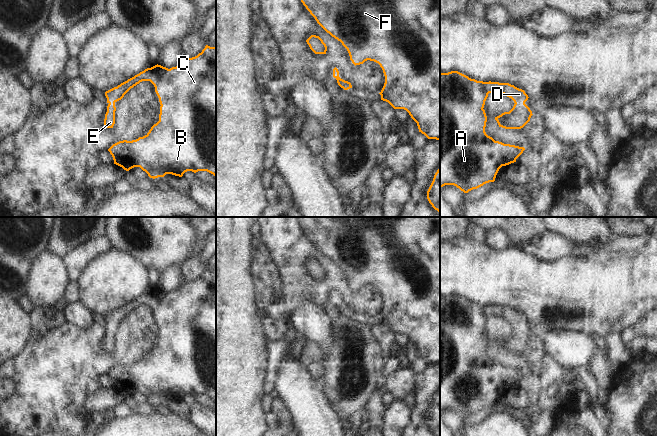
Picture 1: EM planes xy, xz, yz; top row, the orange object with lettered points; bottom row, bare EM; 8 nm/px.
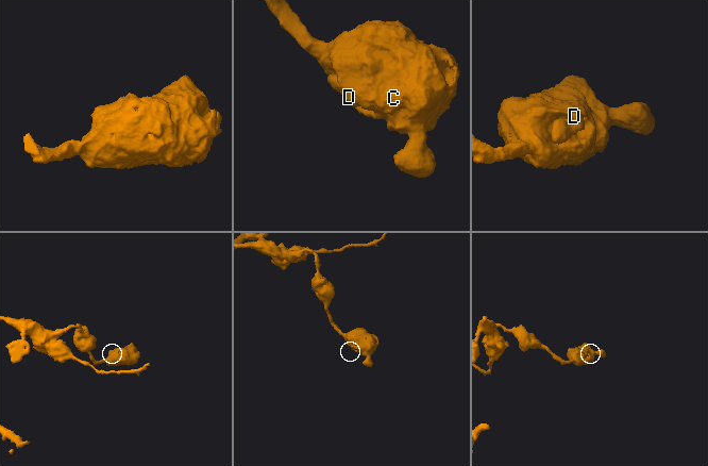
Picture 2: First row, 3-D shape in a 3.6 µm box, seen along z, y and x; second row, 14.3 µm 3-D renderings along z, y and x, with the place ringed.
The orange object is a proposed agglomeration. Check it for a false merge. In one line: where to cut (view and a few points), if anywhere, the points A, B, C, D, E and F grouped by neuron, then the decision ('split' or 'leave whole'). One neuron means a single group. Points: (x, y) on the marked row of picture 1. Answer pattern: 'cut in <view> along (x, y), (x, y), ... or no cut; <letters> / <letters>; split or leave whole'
no cut; A B C D E F; leave whole

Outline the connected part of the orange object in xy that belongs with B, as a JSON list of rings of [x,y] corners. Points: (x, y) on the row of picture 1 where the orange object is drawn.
[[[206,45],[197,56],[185,59],[178,66],[170,69],[157,64],[106,91],[108,106],[104,119],[105,127],[113,128],[115,124],[115,103],[142,81],[150,81],[155,87],[161,105],[159,121],[151,127],[145,136],[136,140],[123,140],[113,144],[108,151],[113,157],[114,164],[126,171],[140,167],[153,179],[164,177],[166,174],[182,177],[187,171],[194,173],[207,171],[216,177],[216,47]]]

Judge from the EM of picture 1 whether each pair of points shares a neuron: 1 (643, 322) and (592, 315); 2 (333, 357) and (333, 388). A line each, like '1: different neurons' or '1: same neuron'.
1: different neurons
2: same neuron

